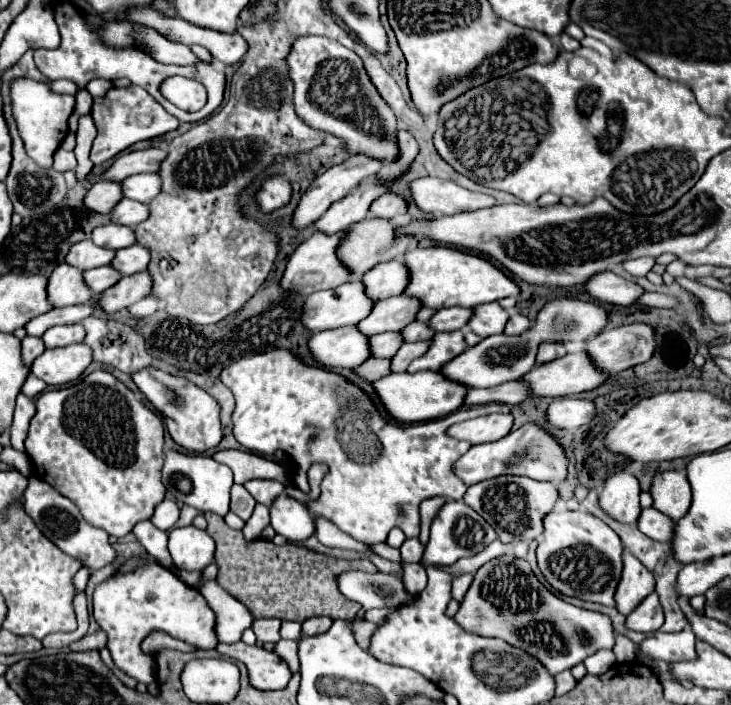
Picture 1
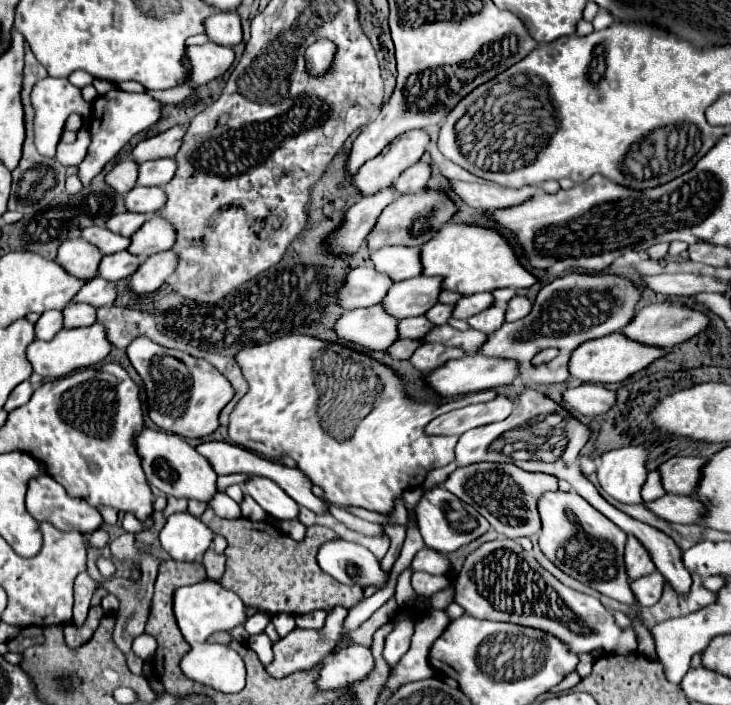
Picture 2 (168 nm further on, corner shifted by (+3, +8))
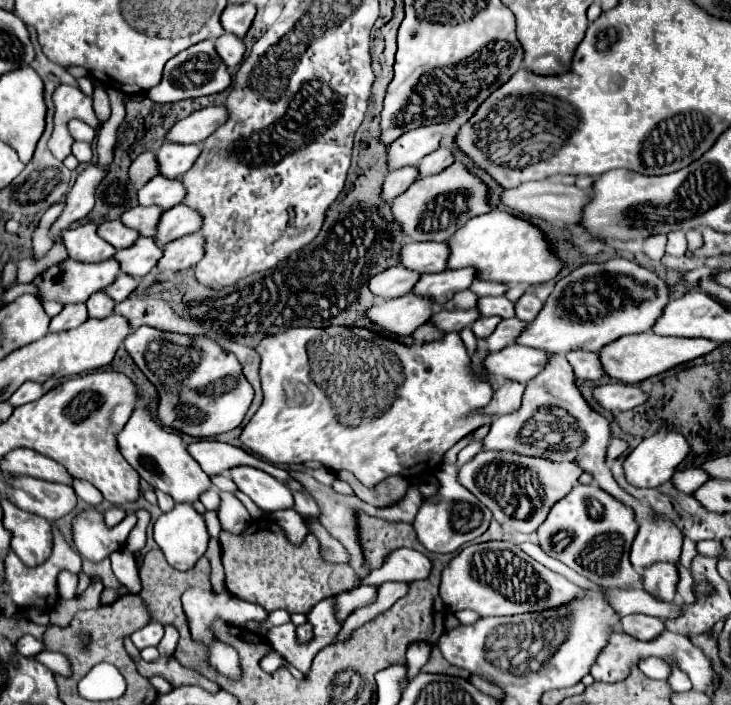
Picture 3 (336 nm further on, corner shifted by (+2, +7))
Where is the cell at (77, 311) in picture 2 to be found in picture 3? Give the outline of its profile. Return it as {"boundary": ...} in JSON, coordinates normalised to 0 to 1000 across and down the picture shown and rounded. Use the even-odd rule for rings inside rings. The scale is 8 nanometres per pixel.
{"boundary":[[[130,414],[119,426],[119,437],[122,437],[124,451],[146,451],[155,443],[155,434],[157,434],[157,428],[144,414]]]}

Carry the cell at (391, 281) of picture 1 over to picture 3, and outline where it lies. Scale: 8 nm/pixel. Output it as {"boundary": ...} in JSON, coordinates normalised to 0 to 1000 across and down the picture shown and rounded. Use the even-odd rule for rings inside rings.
{"boundary":[[[562,343],[549,355],[549,374],[576,389],[606,386],[611,380],[611,366],[611,343]]]}

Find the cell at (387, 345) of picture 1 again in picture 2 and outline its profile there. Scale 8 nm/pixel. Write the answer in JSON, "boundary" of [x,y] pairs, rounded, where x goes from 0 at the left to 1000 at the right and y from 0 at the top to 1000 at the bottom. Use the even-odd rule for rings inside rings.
{"boundary":[[[577,447],[577,450],[558,450],[544,455],[547,478],[550,481],[575,481],[580,472],[591,467],[591,458]]]}

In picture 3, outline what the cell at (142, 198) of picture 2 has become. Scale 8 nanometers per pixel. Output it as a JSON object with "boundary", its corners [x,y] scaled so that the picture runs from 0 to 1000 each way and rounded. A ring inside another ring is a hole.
{"boundary":[[[212,250],[190,270],[190,289],[196,292],[223,292],[237,295],[253,284],[253,264],[248,264],[248,255],[231,255],[226,250]]]}

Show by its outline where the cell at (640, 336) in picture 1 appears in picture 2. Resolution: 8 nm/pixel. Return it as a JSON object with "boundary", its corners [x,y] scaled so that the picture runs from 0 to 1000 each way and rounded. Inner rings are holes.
{"boundary":[[[892,430],[892,433],[876,435],[870,447],[865,450],[865,458],[859,458],[859,464],[851,464],[848,472],[870,487],[914,495],[925,487],[933,487],[936,481],[949,478],[952,472],[966,467],[966,461],[969,461],[969,450],[960,447],[955,438],[944,438],[936,433],[922,433],[922,430],[897,430],[897,433]]]}

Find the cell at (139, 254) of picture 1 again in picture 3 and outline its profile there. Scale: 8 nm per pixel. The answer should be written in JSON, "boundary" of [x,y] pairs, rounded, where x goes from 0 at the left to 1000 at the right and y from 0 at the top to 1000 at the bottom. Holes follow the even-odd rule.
{"boundary":[[[242,289],[223,301],[218,321],[215,321],[215,338],[212,343],[218,349],[231,346],[234,340],[242,340],[245,335],[264,332],[275,323],[275,304],[256,289]]]}

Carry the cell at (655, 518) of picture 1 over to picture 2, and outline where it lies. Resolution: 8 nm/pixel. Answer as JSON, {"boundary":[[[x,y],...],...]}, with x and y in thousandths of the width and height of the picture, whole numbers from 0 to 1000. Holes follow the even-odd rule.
{"boundary":[[[908,702],[897,711],[881,713],[881,719],[886,719],[886,725],[892,725],[897,733],[914,742],[933,742],[933,745],[952,742],[960,725],[960,716],[941,702]]]}

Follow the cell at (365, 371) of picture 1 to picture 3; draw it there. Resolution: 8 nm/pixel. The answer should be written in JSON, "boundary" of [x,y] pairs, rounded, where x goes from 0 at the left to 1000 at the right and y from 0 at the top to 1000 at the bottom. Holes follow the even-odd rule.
{"boundary":[[[579,460],[576,465],[570,465],[568,471],[565,471],[565,479],[568,479],[568,485],[590,485],[590,482],[601,482],[601,479],[606,479],[609,474],[603,471],[603,468],[598,468],[598,462],[592,462],[592,460]]]}

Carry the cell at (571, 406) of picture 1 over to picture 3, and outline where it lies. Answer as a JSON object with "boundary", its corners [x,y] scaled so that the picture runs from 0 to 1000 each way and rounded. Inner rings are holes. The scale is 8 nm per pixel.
{"boundary":[[[839,542],[839,545],[830,545],[830,548],[819,548],[819,550],[811,553],[811,562],[833,584],[866,582],[866,579],[882,573],[885,565],[888,565],[888,559],[880,556],[871,545],[863,548],[863,545],[852,545],[852,542]]]}

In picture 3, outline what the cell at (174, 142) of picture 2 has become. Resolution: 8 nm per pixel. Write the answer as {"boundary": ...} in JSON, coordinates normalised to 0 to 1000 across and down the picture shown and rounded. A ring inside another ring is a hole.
{"boundary":[[[308,148],[283,150],[278,156],[264,159],[259,167],[245,170],[231,184],[228,199],[248,204],[272,204],[283,199],[302,176],[308,176],[308,167],[313,167],[313,156],[308,153]]]}

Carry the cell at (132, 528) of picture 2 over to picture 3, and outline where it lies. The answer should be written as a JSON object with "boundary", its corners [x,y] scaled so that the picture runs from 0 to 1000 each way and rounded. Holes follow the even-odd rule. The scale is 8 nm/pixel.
{"boundary":[[[114,723],[97,740],[100,774],[114,791],[124,797],[138,797],[152,783],[166,780],[171,774],[171,766],[185,746],[185,738],[185,729],[174,729],[160,746],[146,749],[144,740],[138,740],[135,723]]]}

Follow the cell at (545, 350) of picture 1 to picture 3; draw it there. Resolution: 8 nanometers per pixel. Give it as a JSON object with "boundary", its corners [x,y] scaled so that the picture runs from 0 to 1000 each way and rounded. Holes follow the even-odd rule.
{"boundary":[[[754,502],[751,516],[740,530],[735,530],[729,539],[721,542],[721,553],[715,562],[715,573],[710,582],[699,587],[680,590],[672,599],[672,610],[666,621],[661,621],[663,638],[702,638],[718,647],[740,647],[751,652],[784,652],[789,655],[800,670],[814,675],[814,687],[822,689],[828,698],[850,709],[852,715],[863,718],[869,723],[871,738],[877,740],[885,735],[891,721],[877,715],[871,706],[860,704],[855,695],[847,692],[847,687],[839,681],[833,661],[828,658],[830,633],[833,633],[836,610],[830,593],[825,593],[819,584],[814,584],[803,567],[795,562],[784,522],[767,502]]]}

